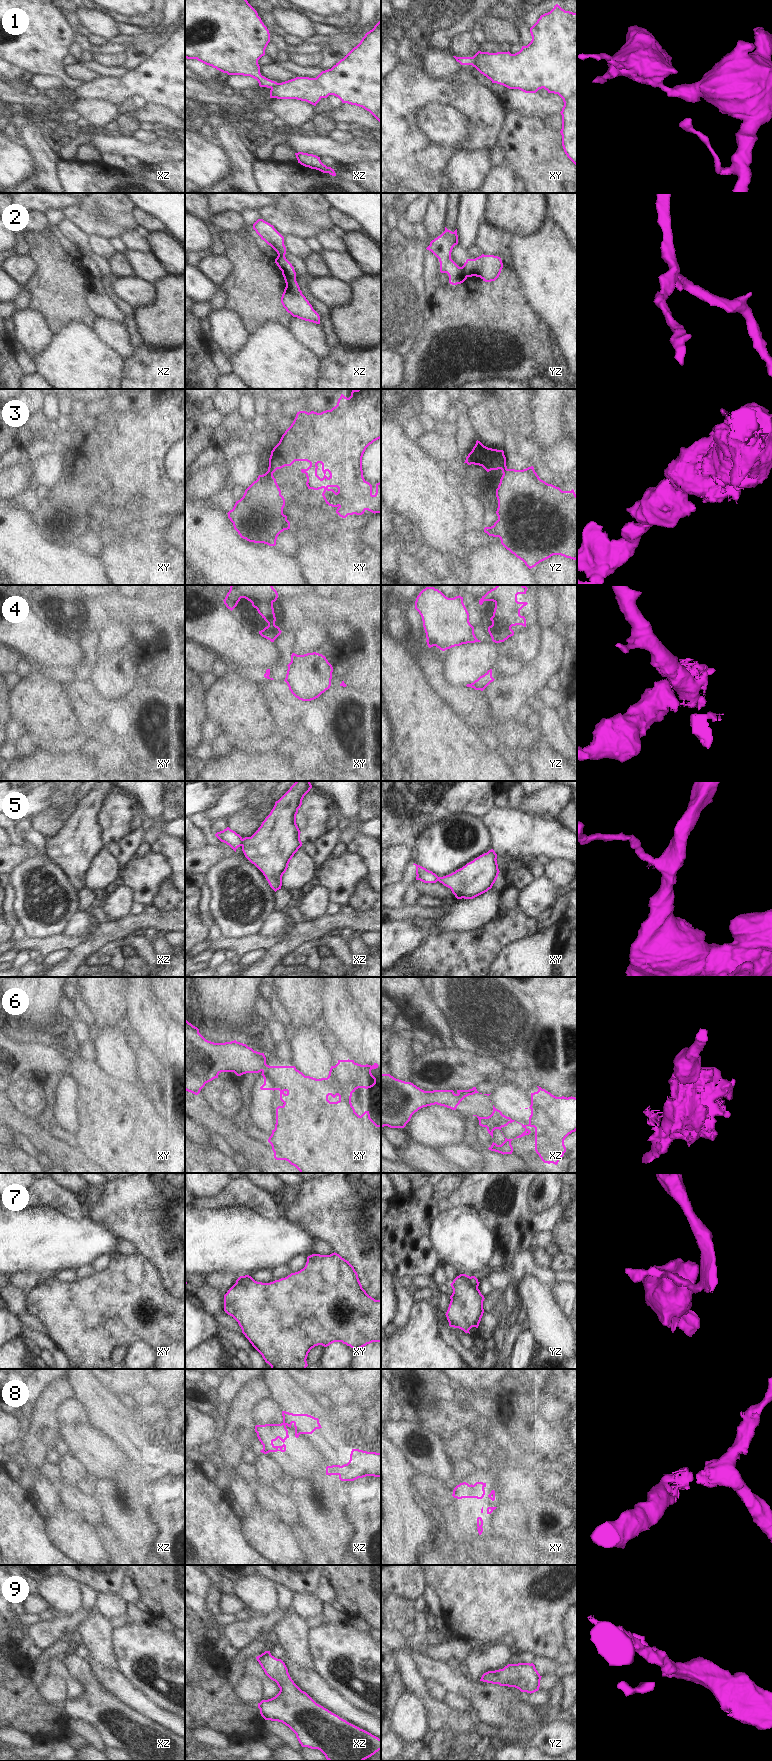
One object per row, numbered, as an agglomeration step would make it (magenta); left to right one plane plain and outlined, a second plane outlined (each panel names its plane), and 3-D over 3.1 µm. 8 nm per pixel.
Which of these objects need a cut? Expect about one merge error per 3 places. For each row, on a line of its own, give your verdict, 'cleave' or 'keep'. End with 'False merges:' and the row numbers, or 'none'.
1: cleave
2: cleave
3: keep
4: cleave
5: cleave
6: keep
7: cleave
8: cleave
9: keep
False merges: 1, 2, 4, 5, 7, 8

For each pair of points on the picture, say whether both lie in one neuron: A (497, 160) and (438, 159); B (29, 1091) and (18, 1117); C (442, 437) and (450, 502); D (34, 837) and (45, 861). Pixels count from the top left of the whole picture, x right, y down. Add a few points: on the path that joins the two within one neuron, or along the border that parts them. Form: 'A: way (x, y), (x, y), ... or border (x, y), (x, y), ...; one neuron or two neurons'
A: border (495, 144), (490, 150); two neurons
B: border (10, 1101), (24, 1115), (35, 1119); two neurons
C: border (425, 452), (443, 464), (458, 465); two neurons
D: way (39, 843), (45, 855); one neuron

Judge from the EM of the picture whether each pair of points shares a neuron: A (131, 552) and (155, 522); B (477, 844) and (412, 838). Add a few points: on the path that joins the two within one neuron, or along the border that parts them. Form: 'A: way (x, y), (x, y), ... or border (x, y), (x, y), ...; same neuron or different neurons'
A: border (138, 515), (148, 522), (149, 529), (169, 542); different neurons
B: border (436, 823), (431, 825), (420, 836), (415, 850); different neurons

